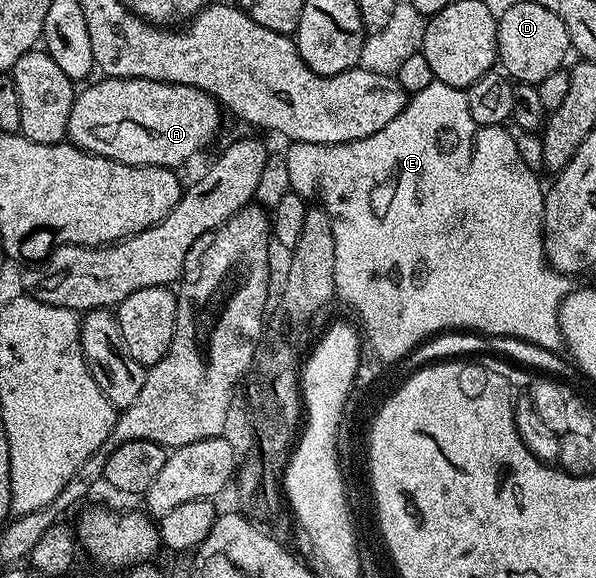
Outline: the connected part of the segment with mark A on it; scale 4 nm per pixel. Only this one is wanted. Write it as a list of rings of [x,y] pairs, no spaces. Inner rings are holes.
[[[103,77],[101,81],[80,91],[73,97],[71,112],[67,118],[67,139],[84,151],[92,152],[96,156],[108,157],[112,161],[122,162],[126,165],[158,165],[160,168],[178,168],[182,162],[190,159],[204,144],[208,143],[215,134],[219,124],[222,109],[212,96],[188,84],[163,83],[152,79],[118,79],[116,77]]]

